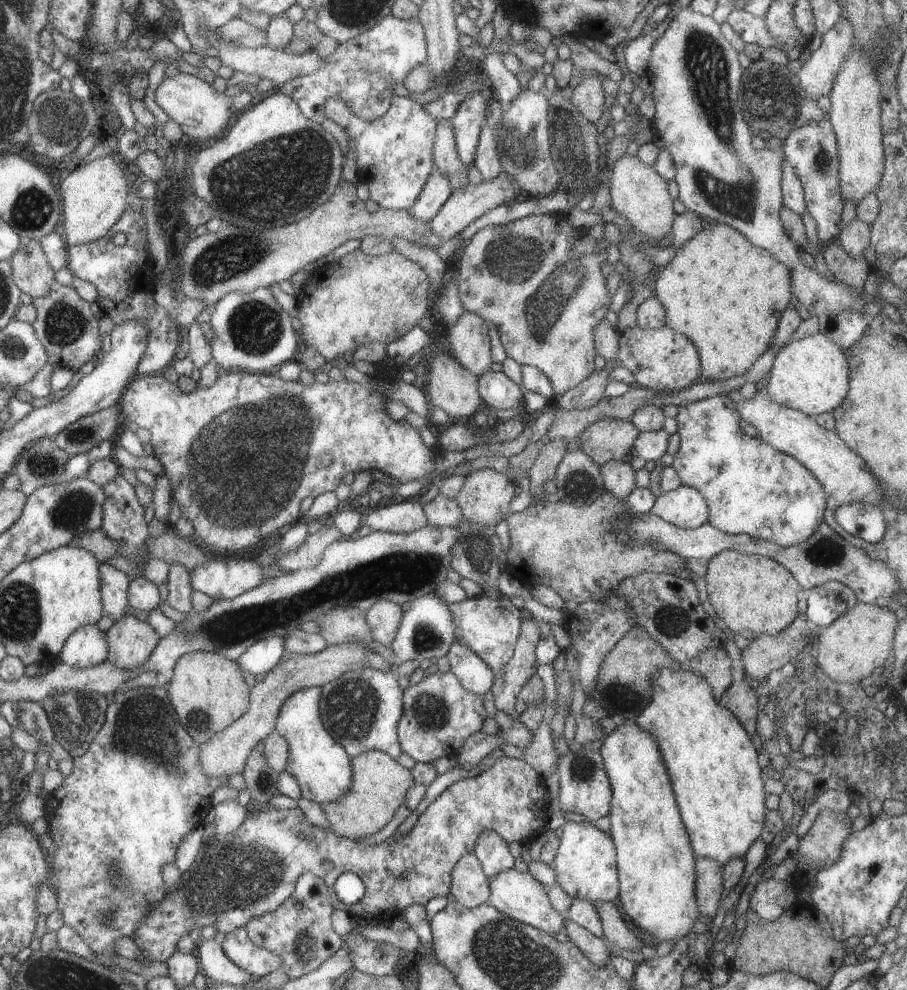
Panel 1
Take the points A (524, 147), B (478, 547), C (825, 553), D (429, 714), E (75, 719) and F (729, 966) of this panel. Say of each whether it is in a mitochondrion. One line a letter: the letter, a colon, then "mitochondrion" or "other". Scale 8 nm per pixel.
A: mitochondrion
B: mitochondrion
C: mitochondrion
D: mitochondrion
E: mitochondrion
F: other

